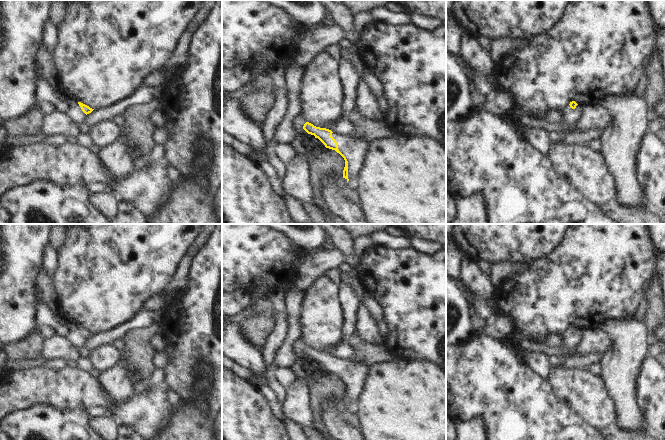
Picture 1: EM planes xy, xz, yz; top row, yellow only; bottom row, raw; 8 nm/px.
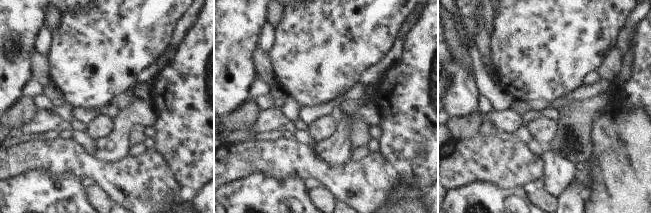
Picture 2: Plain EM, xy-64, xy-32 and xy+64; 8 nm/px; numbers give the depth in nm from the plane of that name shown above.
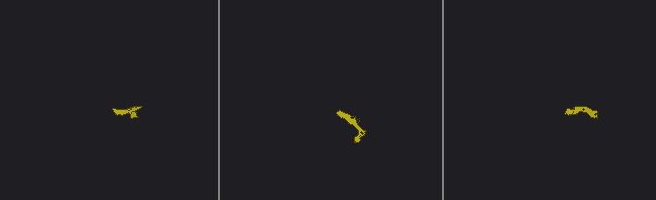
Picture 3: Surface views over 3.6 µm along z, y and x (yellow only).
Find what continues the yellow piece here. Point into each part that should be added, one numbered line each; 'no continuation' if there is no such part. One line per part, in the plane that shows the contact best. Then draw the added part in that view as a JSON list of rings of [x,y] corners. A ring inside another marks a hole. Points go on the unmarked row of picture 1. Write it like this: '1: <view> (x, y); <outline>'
1: xy (74, 335); [[[67,322],[66,337],[78,349],[83,347],[86,341],[86,338],[82,335],[78,326],[74,323]]]
2: xz (355, 373); [[[332,357],[332,361],[337,366],[339,375],[348,385],[348,408],[358,411],[359,401],[365,390],[372,365],[356,361],[353,358]]]

